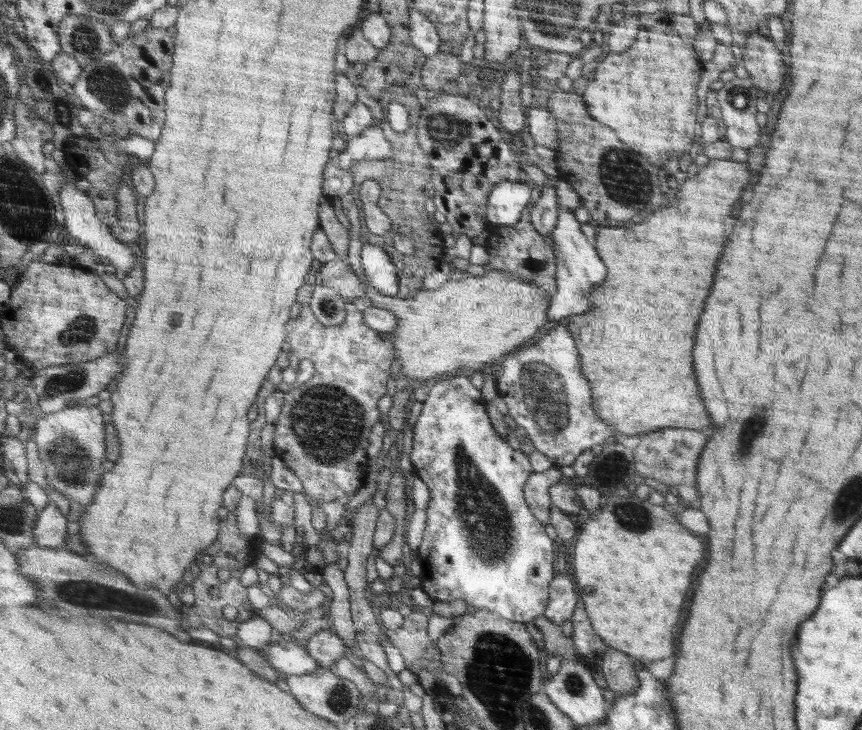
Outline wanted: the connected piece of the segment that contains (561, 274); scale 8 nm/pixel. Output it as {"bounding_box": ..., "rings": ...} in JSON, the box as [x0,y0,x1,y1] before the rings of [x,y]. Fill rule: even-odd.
{"bounding_box":[548,206,606,320],"rings":[[[559,206],[558,222],[556,228],[551,232],[554,240],[555,263],[555,281],[557,282],[557,291],[553,294],[548,310],[549,320],[560,320],[570,314],[582,314],[590,308],[590,302],[584,298],[586,292],[594,288],[594,284],[602,282],[606,278],[606,268],[602,260],[598,258],[594,246],[588,244],[586,236],[580,232],[580,224],[574,218],[574,214],[566,207]]]}

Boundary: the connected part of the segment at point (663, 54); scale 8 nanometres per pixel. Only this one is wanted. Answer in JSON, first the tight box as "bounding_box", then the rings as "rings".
{"bounding_box":[582,20,702,166],"rings":[[[666,20],[650,28],[640,28],[636,42],[626,51],[610,52],[599,59],[589,69],[591,79],[582,98],[592,119],[612,128],[623,144],[643,155],[652,164],[660,166],[670,158],[670,154],[689,152],[692,146],[692,138],[695,137],[696,108],[698,108],[696,88],[700,73],[702,66],[694,48],[684,44],[678,38],[678,33],[668,26]]]}

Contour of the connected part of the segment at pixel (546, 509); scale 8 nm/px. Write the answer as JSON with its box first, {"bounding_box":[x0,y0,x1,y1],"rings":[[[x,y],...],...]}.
{"bounding_box":[523,467,562,529],"rings":[[[551,467],[547,471],[530,475],[523,488],[524,498],[528,501],[533,515],[549,529],[549,519],[552,517],[554,505],[549,495],[549,488],[558,483],[562,476],[557,467]]]}

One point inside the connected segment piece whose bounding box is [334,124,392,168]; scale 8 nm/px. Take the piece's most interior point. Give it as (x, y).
(372, 145)

